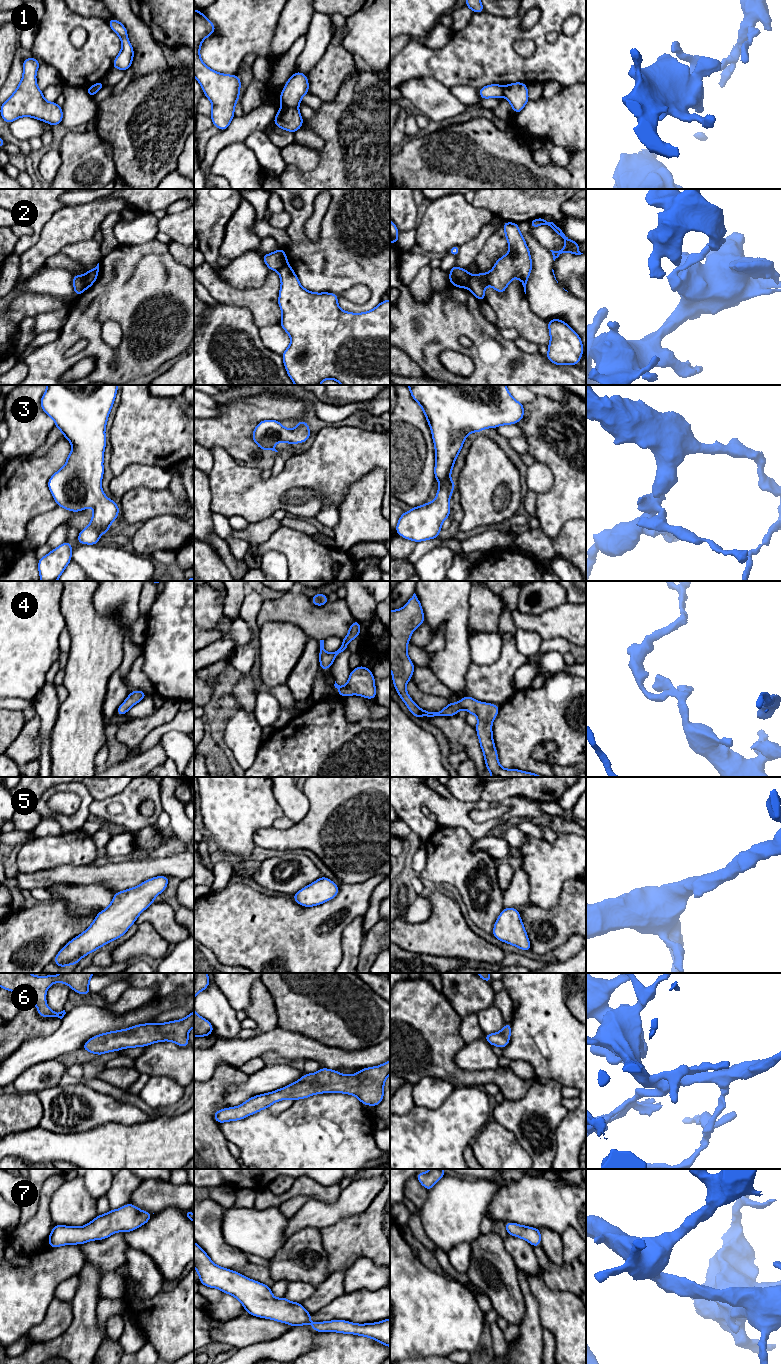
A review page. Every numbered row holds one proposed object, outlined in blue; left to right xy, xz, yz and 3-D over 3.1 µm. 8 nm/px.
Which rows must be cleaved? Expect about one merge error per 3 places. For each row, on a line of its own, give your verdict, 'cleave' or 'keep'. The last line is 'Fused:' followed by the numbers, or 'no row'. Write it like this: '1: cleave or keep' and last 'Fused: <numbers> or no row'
1: cleave
2: cleave
3: keep
4: keep
5: keep
6: keep
7: keep
Fused: 1, 2

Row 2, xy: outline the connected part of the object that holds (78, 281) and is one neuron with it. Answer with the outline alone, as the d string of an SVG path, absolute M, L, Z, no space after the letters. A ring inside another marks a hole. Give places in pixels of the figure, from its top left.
M72 275L73 276L73 287L74 287L74 293L79 297L84 291L84 283L85 283L85 277L84 275Z

